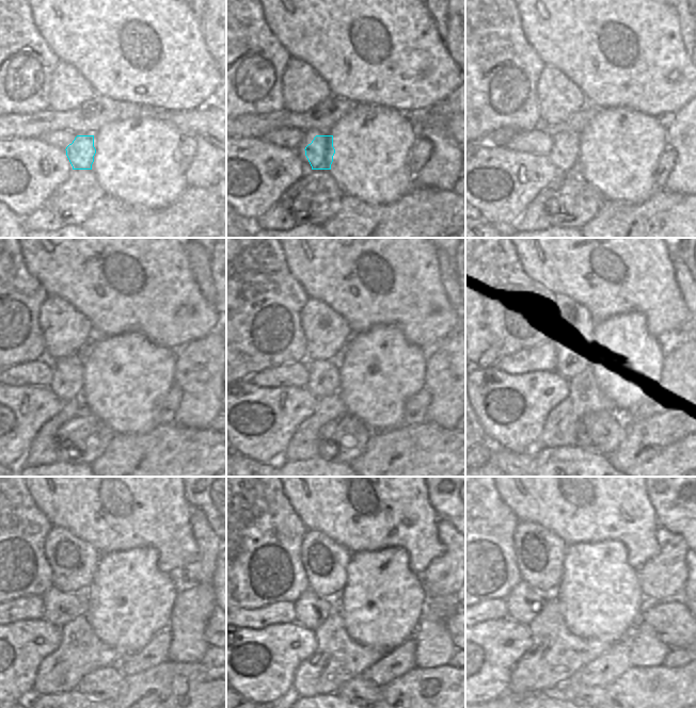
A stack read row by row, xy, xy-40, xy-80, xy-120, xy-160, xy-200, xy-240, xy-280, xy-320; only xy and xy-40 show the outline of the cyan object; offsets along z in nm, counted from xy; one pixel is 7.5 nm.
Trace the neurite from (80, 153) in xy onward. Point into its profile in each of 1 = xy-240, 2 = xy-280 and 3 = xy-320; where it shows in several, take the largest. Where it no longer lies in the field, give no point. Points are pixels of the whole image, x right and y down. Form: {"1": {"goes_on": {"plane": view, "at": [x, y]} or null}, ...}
{"1": {"goes_on": {"plane": "xy-240", "at": [60, 608]}}, "2": {"goes_on": {"plane": "xy-280", "at": [311, 610]}}, "3": {"goes_on": {"plane": "xy-320", "at": [544, 608]}}}

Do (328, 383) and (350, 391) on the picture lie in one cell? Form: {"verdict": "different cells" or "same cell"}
{"verdict": "different cells"}

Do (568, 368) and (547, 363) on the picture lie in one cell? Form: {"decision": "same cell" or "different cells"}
{"decision": "same cell"}

